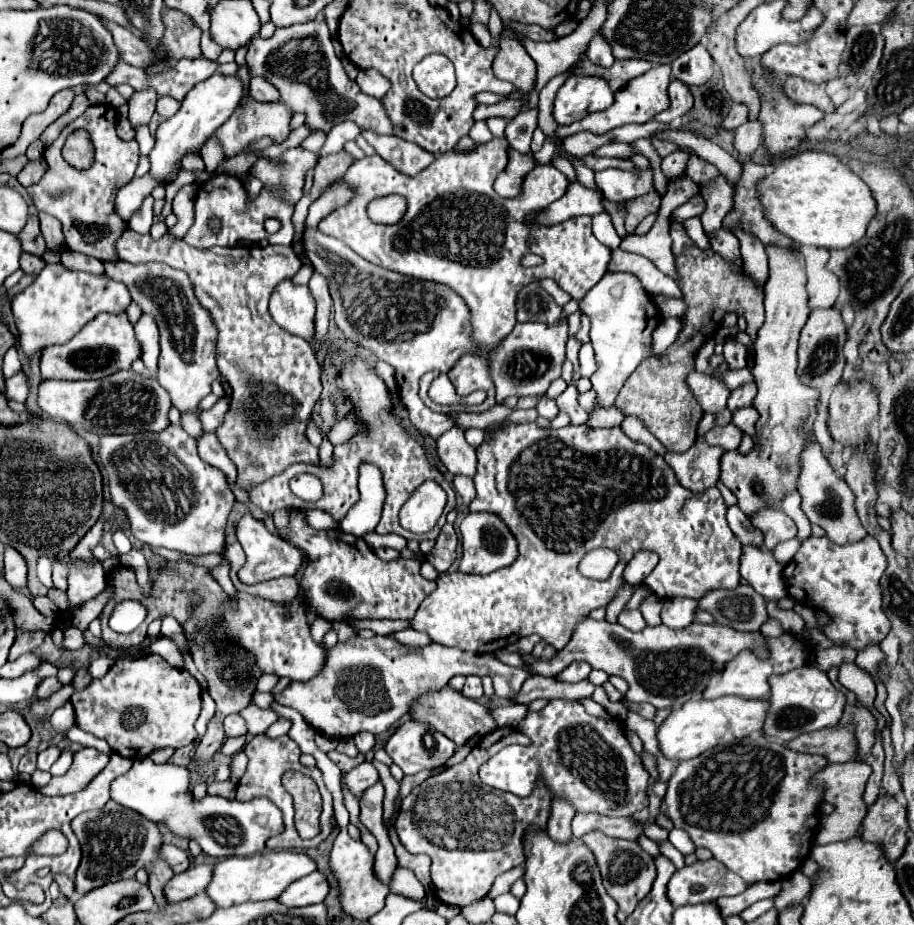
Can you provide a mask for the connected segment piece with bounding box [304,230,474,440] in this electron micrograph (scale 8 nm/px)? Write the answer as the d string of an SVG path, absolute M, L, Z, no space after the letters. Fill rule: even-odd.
M306 230L304 252L314 270L324 274L328 280L334 300L334 320L340 330L352 342L372 350L380 360L394 366L400 398L408 408L410 422L434 440L448 428L458 426L450 414L436 414L424 406L424 402L418 398L418 380L430 370L450 370L462 354L474 350L470 336L472 324L462 320L462 304L466 304L464 298L452 292L452 288L438 290L436 282L418 280L372 266L348 250L346 244L318 230Z

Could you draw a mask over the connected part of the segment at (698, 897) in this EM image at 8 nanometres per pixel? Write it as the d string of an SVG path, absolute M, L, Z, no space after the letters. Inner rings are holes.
M698 860L692 866L684 866L672 874L668 882L668 900L674 908L678 908L684 904L718 900L720 896L716 894L736 896L748 888L750 884L746 884L738 874L724 868L718 860Z

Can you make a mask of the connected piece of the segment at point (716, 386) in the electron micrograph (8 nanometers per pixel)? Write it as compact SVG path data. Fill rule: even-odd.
M690 372L686 378L690 390L694 392L696 400L700 400L700 406L704 412L716 414L726 406L730 390L726 388L724 382L714 378L712 374L700 374L700 372Z

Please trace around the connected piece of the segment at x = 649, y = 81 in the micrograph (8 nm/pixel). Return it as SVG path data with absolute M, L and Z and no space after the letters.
M666 64L652 66L646 74L630 80L624 88L620 88L616 92L616 96L614 96L614 104L608 110L588 114L586 118L578 120L576 124L562 126L562 130L558 130L558 134L562 138L570 136L574 132L582 132L582 130L604 134L604 132L608 132L612 128L618 128L618 126L624 126L624 124L644 124L644 122L652 120L658 112L668 108L668 104L670 104L670 100L668 100L668 84L670 84L670 66L666 66Z

